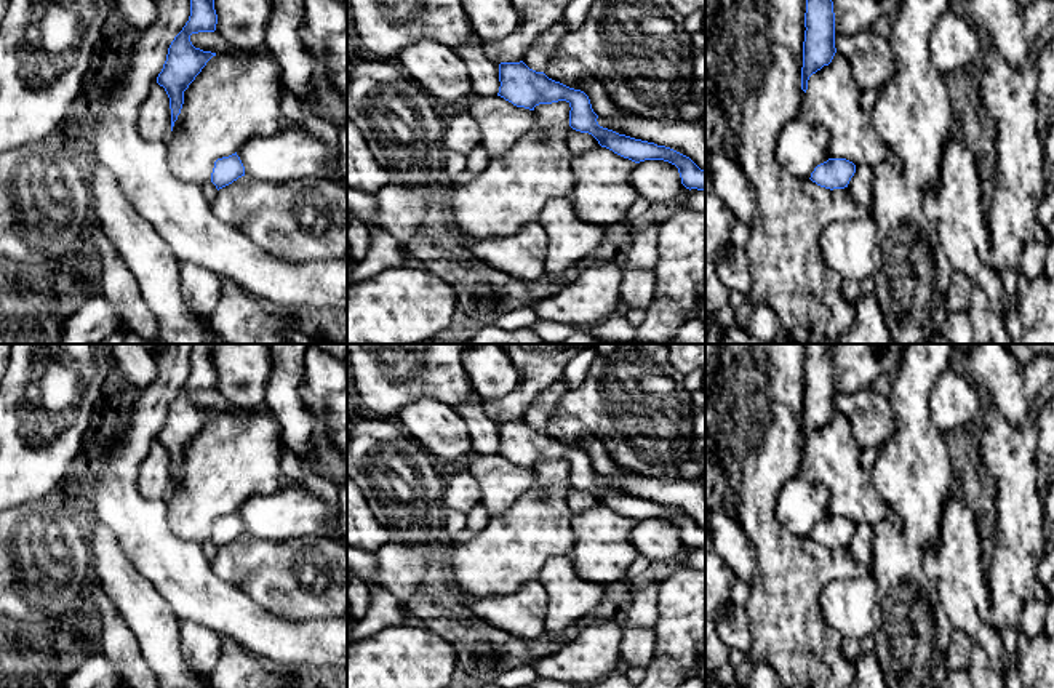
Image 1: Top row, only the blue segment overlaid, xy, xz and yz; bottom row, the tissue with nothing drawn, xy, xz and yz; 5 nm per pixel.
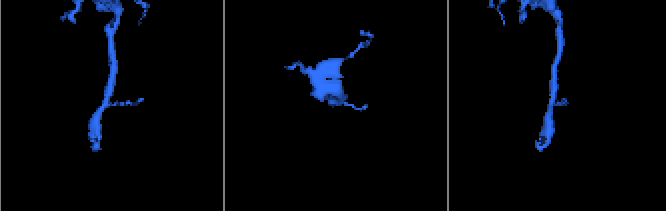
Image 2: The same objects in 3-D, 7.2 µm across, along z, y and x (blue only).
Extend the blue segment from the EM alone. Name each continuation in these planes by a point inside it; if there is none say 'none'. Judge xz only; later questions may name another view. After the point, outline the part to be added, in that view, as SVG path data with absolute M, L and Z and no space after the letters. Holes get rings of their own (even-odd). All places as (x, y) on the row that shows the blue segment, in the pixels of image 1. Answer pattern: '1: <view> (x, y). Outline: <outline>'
1: xz (578, 141). Outline: M569 128L568 146L573 154L582 154L585 150L592 150L592 149L598 147L600 144L592 134L581 133L581 131Z

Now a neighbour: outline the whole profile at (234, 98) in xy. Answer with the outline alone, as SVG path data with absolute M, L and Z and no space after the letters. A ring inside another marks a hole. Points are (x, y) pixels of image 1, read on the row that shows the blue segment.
M213 56L184 91L181 114L165 139L170 171L205 186L218 158L254 136L277 134L283 88L273 56Z

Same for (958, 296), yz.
M953 270L948 291L945 293L947 315L969 310L971 290L972 290L972 283L969 282L969 278Z

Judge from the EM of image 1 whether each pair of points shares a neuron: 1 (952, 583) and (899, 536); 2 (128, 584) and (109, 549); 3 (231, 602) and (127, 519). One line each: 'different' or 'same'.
1: different
2: same
3: same

